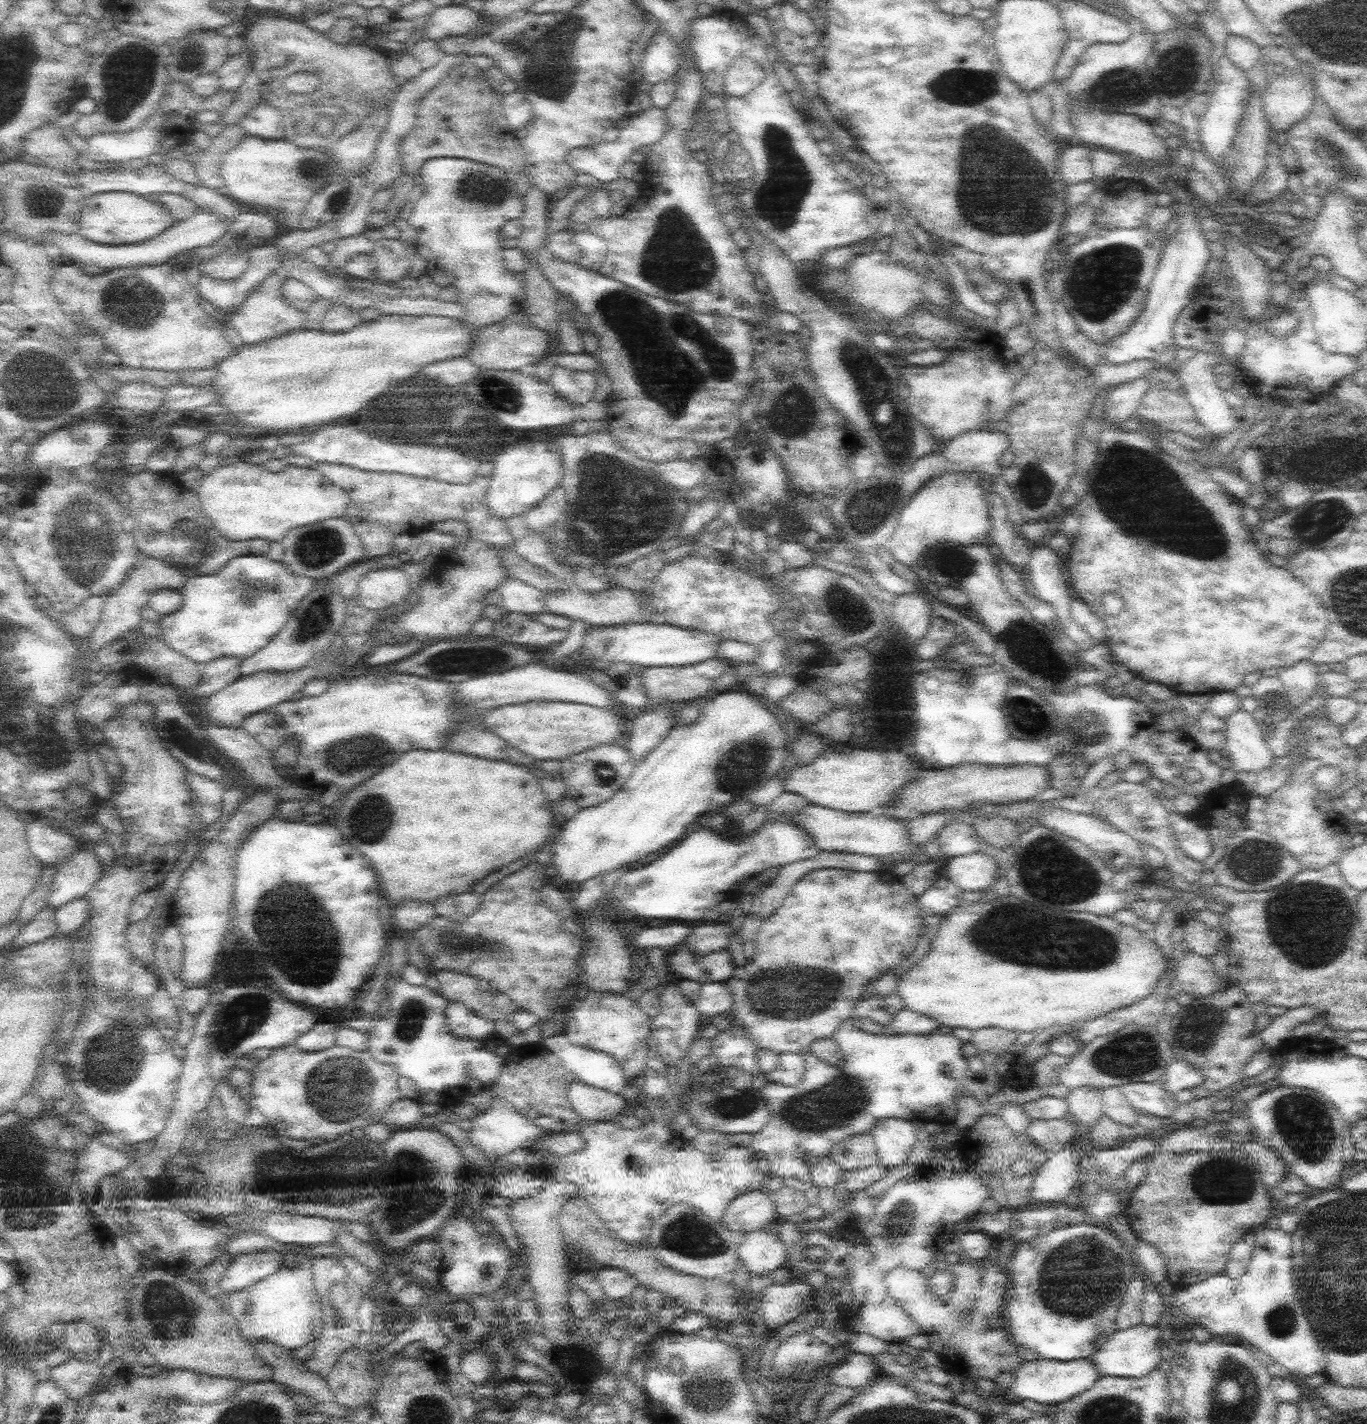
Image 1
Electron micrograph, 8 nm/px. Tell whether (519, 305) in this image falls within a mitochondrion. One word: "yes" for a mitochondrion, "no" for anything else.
no

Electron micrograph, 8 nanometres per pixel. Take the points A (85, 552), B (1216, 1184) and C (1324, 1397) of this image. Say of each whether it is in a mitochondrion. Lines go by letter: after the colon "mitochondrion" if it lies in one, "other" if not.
A: mitochondrion
B: mitochondrion
C: other

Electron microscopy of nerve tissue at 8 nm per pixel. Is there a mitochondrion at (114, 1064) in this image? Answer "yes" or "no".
yes

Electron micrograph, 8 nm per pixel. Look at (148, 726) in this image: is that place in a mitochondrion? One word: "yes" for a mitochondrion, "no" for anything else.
yes

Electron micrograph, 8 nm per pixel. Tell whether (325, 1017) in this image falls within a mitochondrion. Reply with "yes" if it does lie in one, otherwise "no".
no

